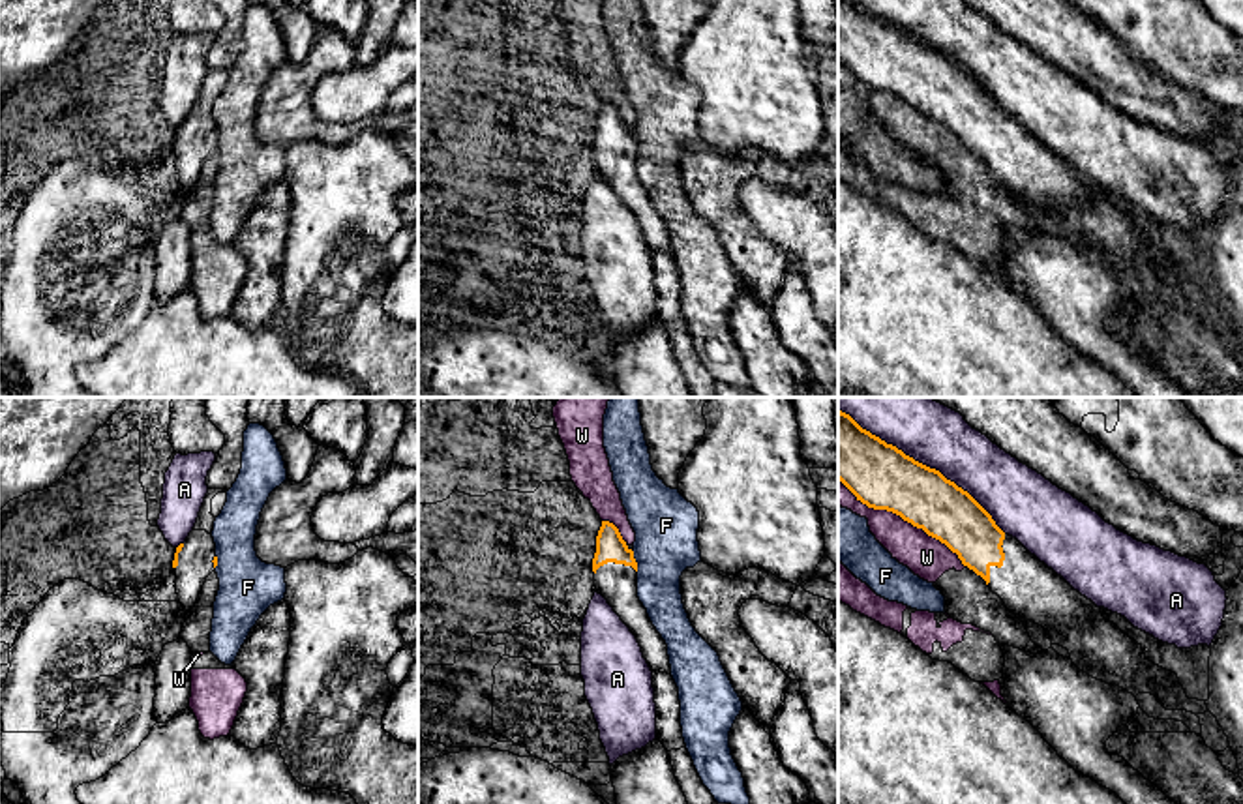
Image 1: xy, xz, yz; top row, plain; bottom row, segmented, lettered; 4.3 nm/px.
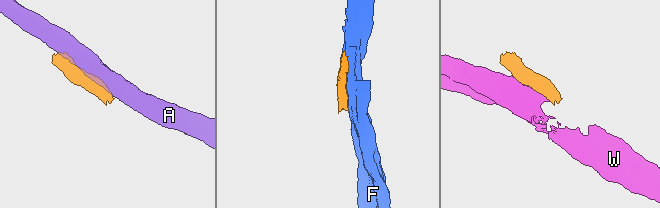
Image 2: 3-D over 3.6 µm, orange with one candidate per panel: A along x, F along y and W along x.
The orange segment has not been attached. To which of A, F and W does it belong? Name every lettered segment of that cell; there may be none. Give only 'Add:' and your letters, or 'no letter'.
Add: no letter

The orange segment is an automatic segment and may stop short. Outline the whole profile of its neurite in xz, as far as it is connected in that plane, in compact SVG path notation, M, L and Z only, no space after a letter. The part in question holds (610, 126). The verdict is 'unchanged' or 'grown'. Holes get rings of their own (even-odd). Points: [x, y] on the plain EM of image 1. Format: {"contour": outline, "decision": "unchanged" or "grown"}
{"contour": "M602 101L598 111L592 152L596 172L607 180L636 216L651 251L671 255L667 225L637 178L637 142L634 131L609 101Z", "decision": "grown"}

